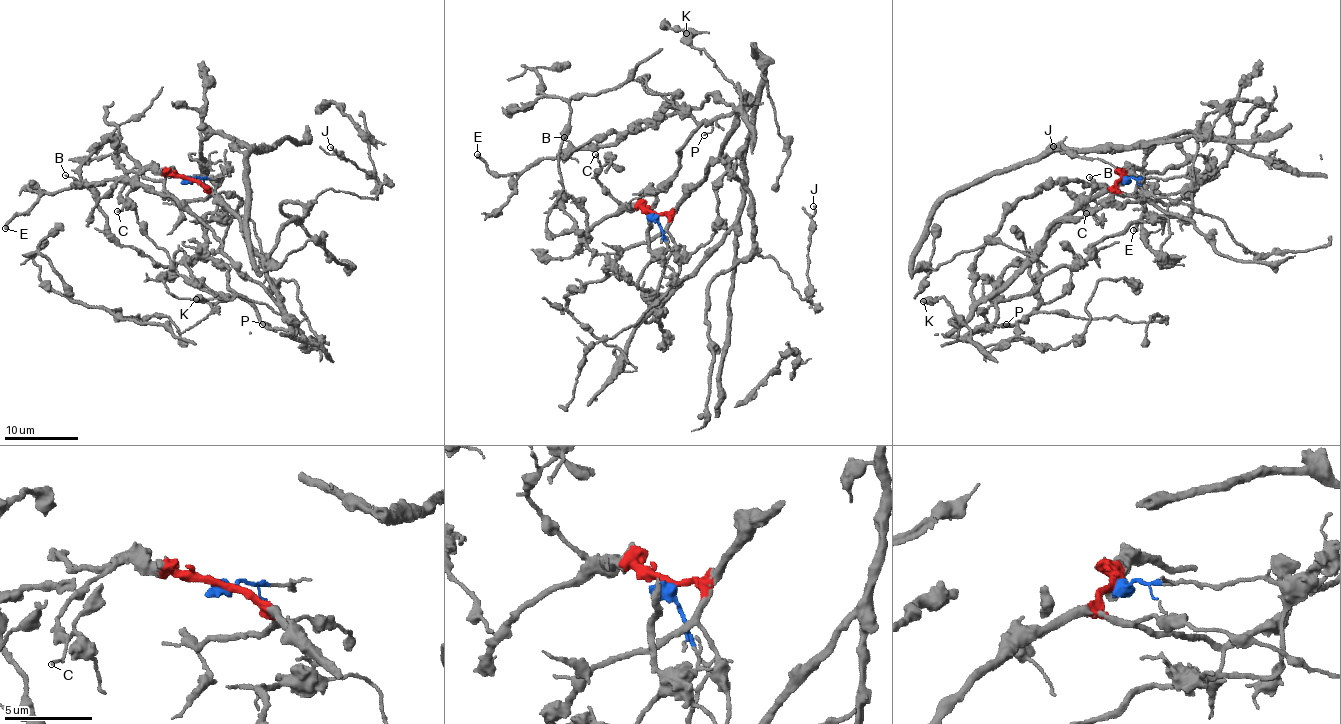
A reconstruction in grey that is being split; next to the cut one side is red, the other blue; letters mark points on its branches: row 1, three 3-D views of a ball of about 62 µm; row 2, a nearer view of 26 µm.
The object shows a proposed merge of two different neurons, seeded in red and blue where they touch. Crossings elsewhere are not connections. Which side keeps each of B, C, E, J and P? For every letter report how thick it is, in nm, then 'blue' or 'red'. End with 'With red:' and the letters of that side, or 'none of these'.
B: 100 nm thick; red
C: 120 nm thick; red
E: 360 nm thick; red
J: 150 nm thick; red
P: 110 nm thick; blue
With red: B, C, E, J

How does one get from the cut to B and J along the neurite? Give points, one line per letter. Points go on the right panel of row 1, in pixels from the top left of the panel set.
B: (1123, 180), (1072, 212), (1029, 265), (974, 302), (977, 254), (1008, 213), (1045, 187), (1095, 186), (1090, 177)
J: (1123, 180), (1075, 208), (1034, 256), (1054, 223), (1091, 215), (1112, 189), (1136, 194), (1134, 174), (1053, 147)

